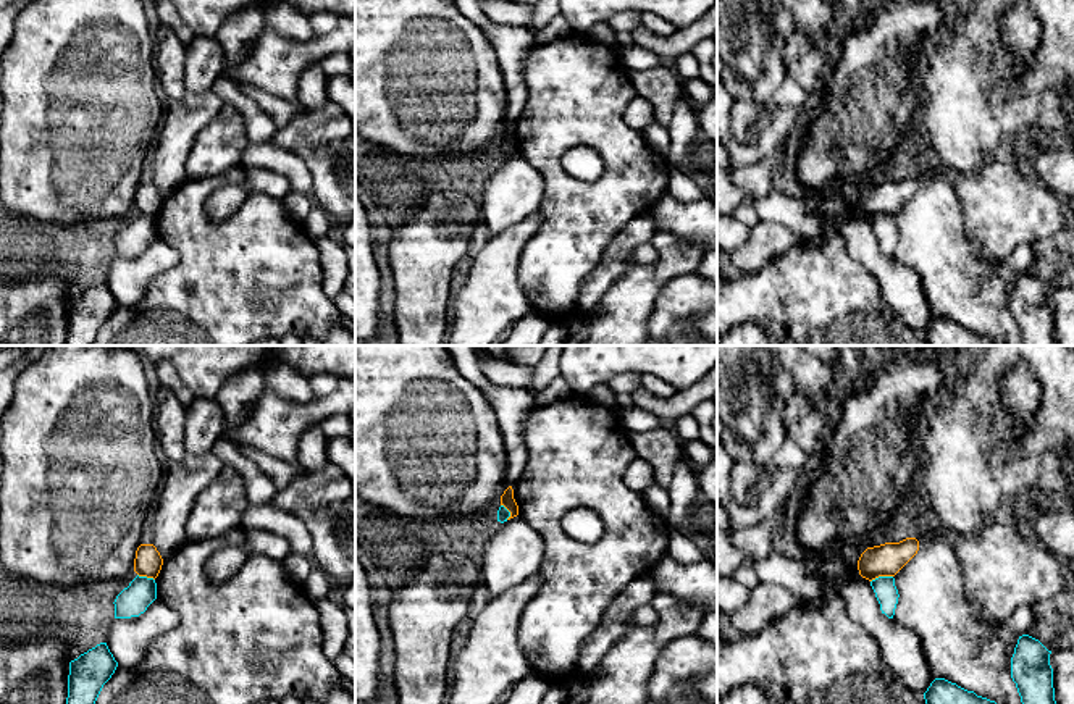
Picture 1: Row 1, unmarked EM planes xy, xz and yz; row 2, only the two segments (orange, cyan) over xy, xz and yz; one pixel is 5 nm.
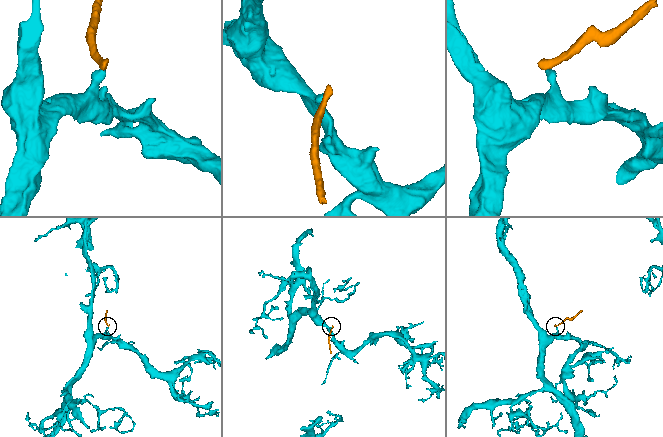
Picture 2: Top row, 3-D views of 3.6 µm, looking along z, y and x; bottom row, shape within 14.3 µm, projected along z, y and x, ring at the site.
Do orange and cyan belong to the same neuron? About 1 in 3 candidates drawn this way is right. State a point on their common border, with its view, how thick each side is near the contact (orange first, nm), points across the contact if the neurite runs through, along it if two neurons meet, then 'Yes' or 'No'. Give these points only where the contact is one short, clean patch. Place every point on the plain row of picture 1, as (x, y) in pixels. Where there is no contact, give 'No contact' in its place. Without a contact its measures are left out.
Touches orange at yz (881, 213). Thickness 160 nm (orange) against 110 nm. Boundary: yz (892, 213), (879, 213), (871, 220). No

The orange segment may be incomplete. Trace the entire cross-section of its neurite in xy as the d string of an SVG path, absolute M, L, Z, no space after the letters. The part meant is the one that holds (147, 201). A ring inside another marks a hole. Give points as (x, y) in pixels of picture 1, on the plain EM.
M141 182L136 189L134 210L139 215L157 216L163 203L163 197L153 182Z

